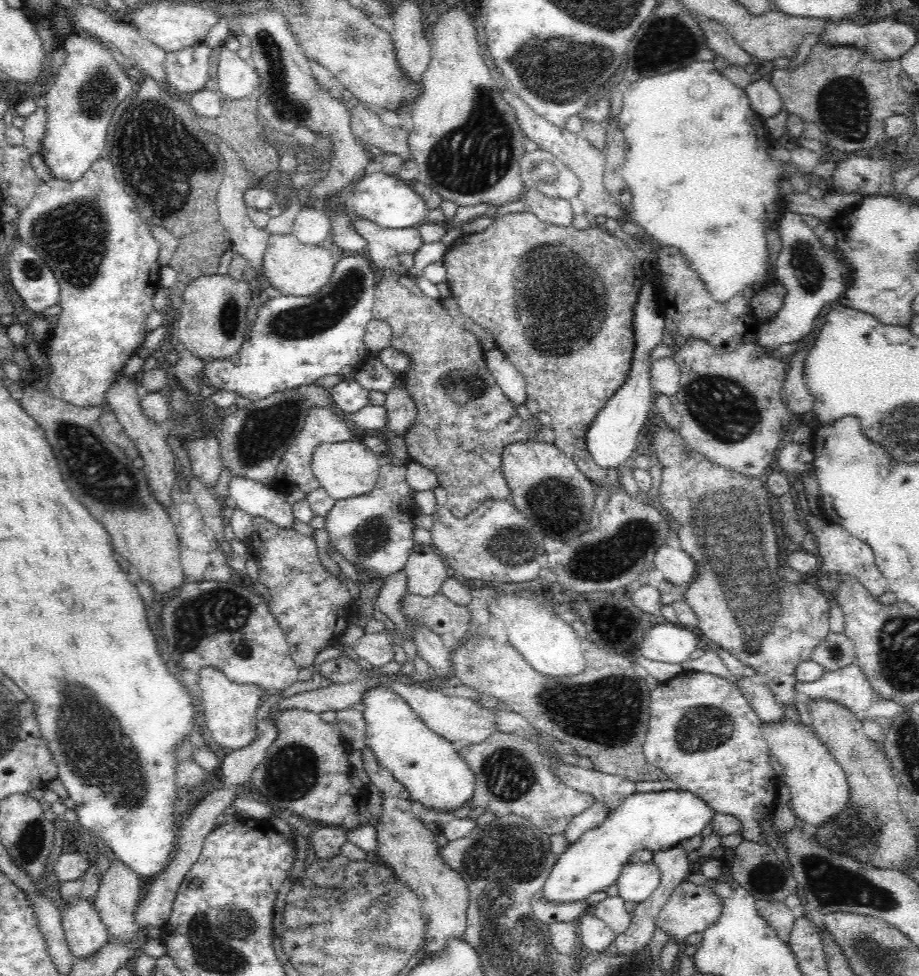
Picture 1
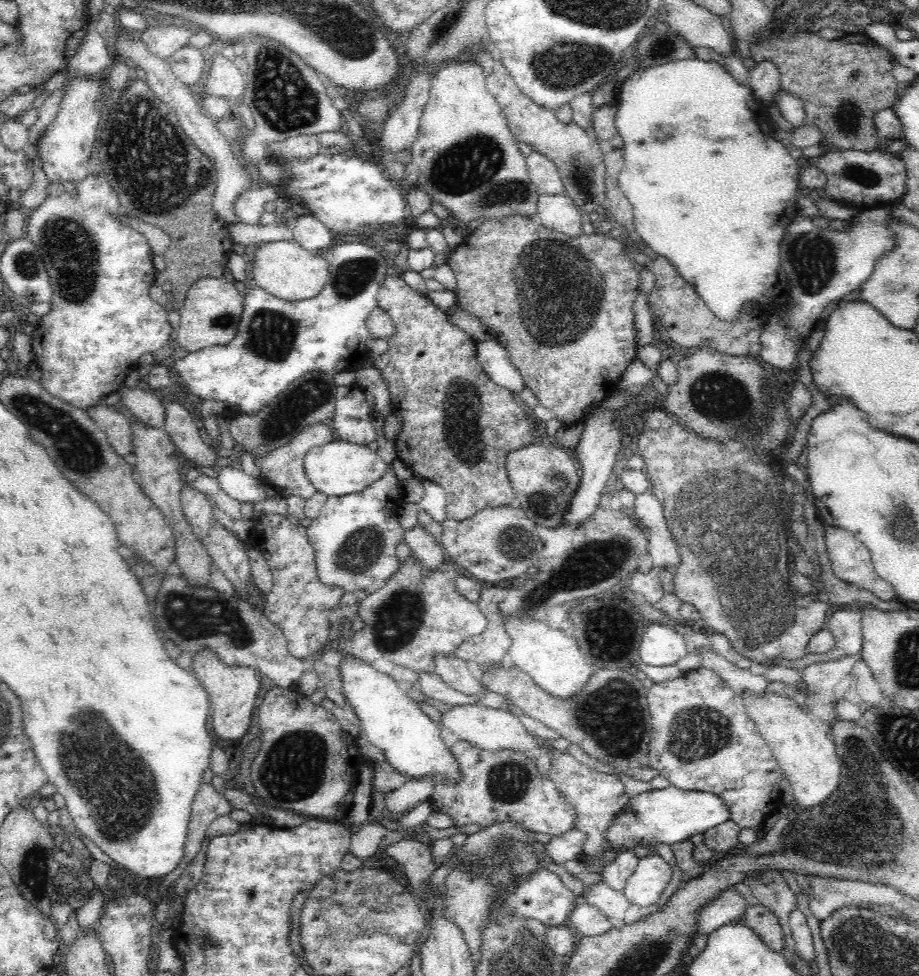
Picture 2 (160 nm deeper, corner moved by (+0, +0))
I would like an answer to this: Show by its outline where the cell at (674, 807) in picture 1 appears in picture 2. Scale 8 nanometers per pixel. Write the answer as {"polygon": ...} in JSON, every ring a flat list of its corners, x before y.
{"polygon":[[669,785,631,798,627,807,610,823,607,842,611,846,625,846,630,850,642,842,664,842,671,846,694,834,704,834,708,829,723,825,730,819,728,805,713,792,686,791]]}

